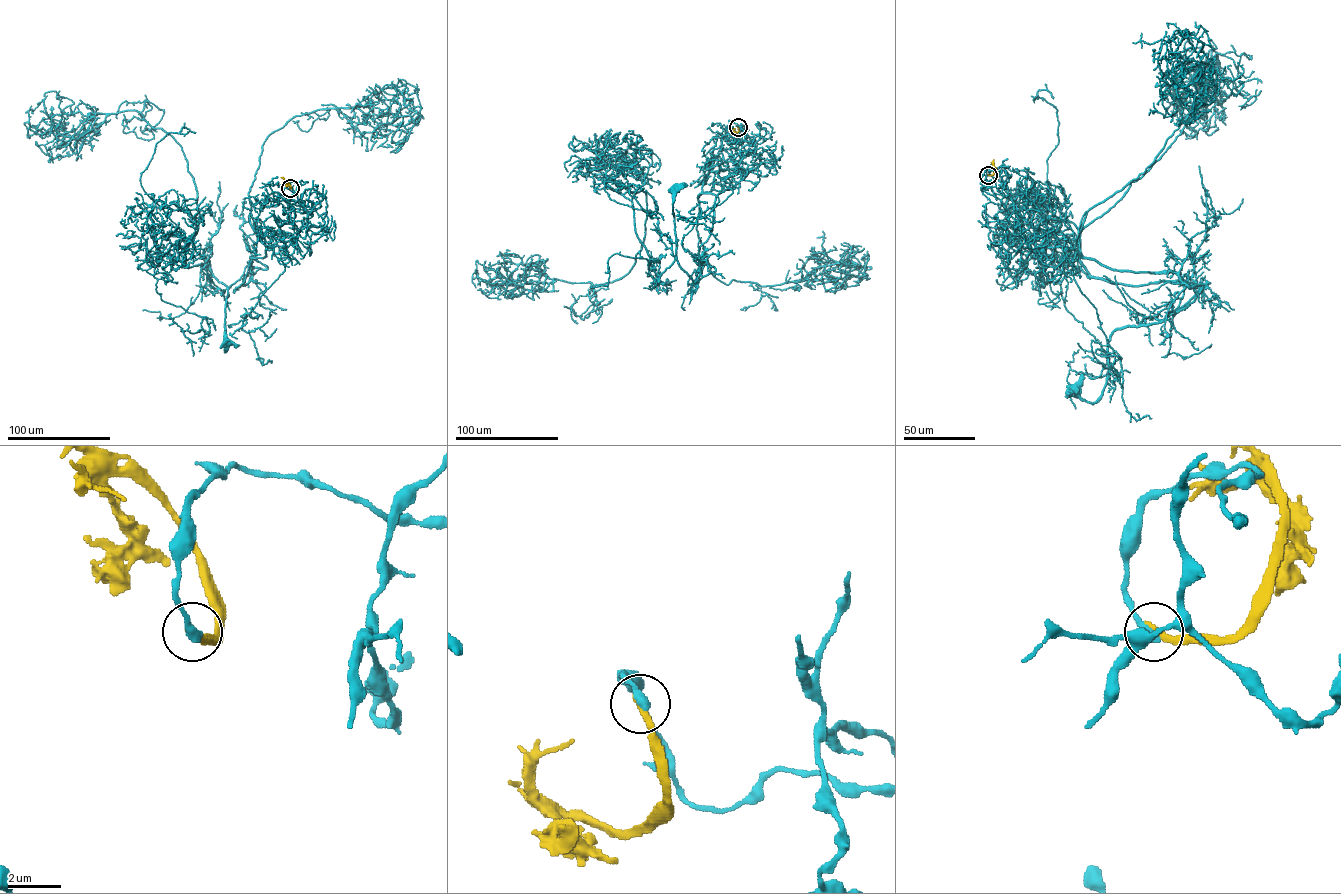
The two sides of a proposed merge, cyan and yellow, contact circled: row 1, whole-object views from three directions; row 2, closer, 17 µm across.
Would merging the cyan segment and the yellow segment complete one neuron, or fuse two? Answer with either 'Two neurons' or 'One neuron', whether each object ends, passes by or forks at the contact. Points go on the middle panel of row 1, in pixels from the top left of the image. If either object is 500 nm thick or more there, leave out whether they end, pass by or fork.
Two neurons. At the ring cyan ends. At the ring yellow ends

